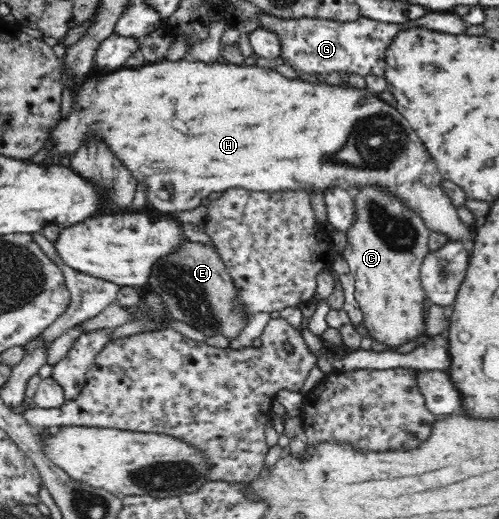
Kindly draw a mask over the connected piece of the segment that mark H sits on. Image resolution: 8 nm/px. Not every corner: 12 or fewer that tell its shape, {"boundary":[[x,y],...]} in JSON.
{"boundary":[[162,60],[86,79],[90,131],[171,216],[214,191],[379,185],[466,241],[376,93]]}

